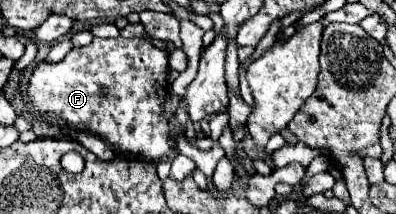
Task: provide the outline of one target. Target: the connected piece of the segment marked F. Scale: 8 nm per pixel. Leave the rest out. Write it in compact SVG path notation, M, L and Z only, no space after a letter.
M94 37L90 45L86 45L86 47L74 47L74 49L72 49L62 61L58 61L58 63L48 63L46 59L40 61L40 63L34 67L32 75L30 75L30 81L28 81L28 85L26 85L26 91L28 91L30 103L32 103L36 109L40 109L40 115L42 115L42 117L48 117L48 119L54 119L54 123L58 121L60 129L62 129L62 125L68 125L70 131L82 131L82 133L98 135L98 137L102 137L108 145L112 145L116 151L120 151L120 153L124 153L124 155L142 157L144 161L154 161L154 163L156 163L156 161L160 161L164 155L170 155L170 151L174 151L172 139L170 139L168 119L166 119L166 115L164 115L164 105L166 105L166 99L170 97L170 93L168 93L166 87L168 87L168 51L166 51L166 49L154 47L148 39L116 39L116 37L112 37L112 39L98 39L98 37Z

